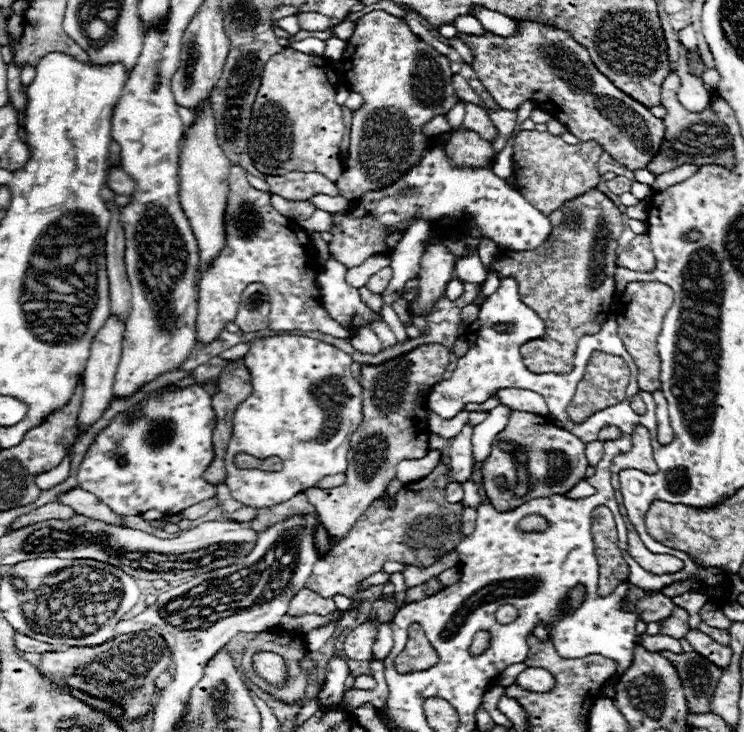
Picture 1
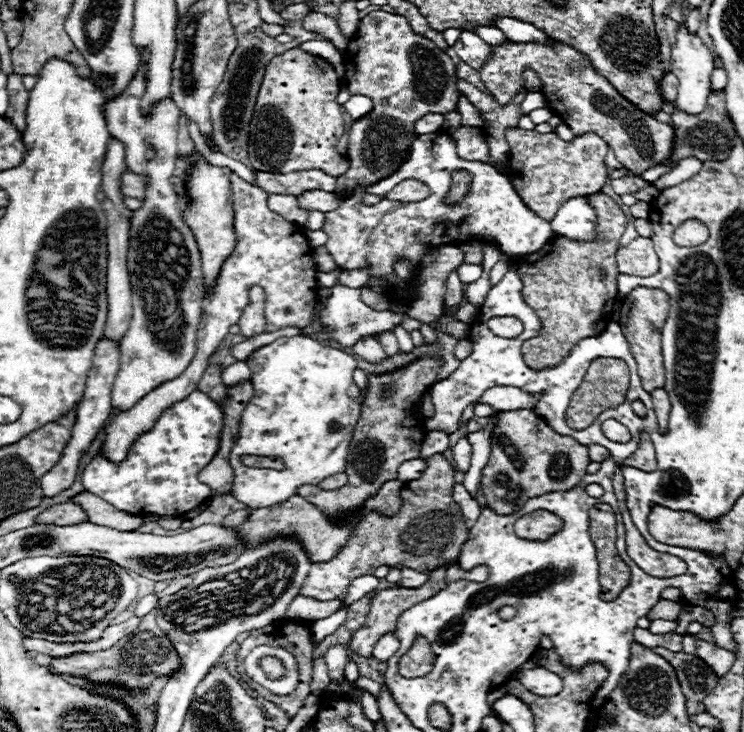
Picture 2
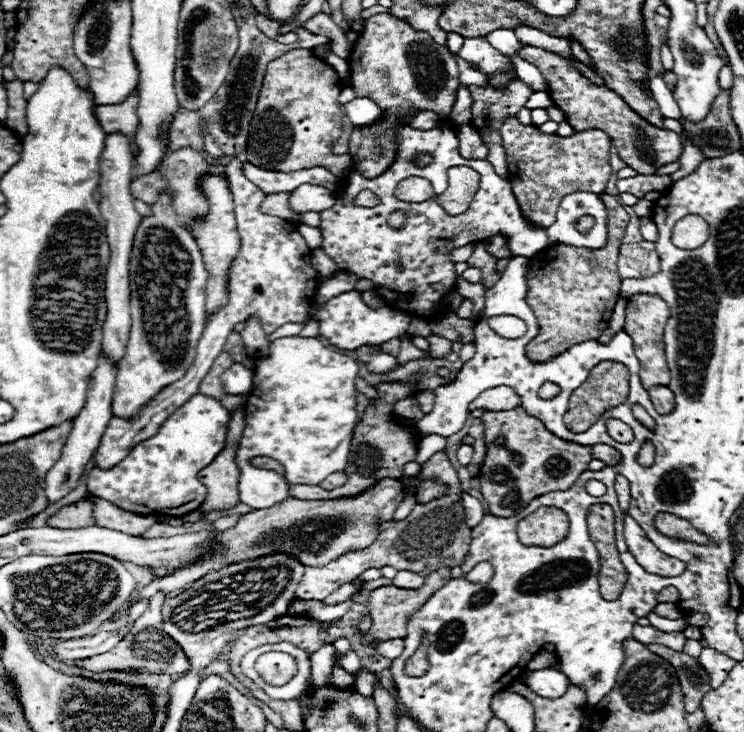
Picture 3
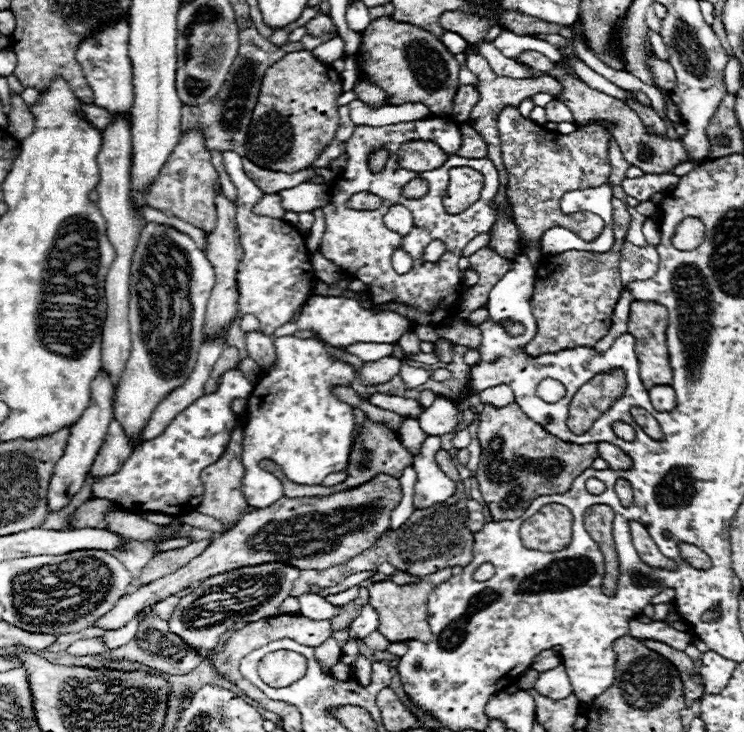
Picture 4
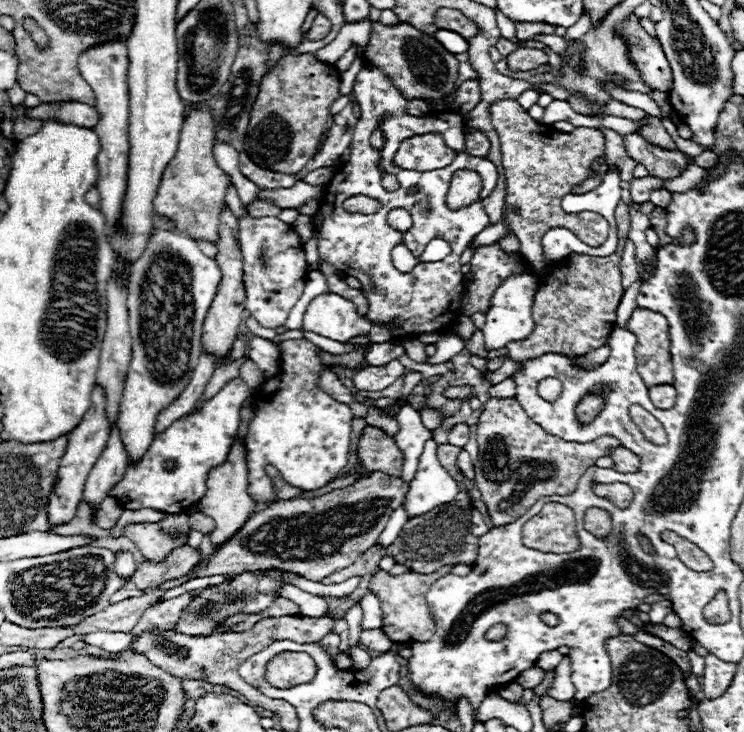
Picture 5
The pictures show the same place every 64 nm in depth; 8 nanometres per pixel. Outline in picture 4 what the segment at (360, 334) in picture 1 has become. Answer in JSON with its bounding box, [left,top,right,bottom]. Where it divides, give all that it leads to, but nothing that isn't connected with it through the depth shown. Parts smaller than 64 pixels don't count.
[360,356,402,386]

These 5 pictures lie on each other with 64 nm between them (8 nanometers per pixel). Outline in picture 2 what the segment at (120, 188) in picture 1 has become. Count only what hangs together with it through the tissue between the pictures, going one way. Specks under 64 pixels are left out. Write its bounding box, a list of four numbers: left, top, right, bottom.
[122,172,146,200]

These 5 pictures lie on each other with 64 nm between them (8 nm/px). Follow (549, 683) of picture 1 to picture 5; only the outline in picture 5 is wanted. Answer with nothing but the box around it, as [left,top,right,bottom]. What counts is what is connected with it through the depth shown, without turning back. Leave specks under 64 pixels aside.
[548,656,576,700]

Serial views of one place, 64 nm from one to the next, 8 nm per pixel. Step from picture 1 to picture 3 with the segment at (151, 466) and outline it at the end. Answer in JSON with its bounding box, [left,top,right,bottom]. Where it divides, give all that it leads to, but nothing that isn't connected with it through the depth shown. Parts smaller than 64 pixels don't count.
[86,394,230,514]

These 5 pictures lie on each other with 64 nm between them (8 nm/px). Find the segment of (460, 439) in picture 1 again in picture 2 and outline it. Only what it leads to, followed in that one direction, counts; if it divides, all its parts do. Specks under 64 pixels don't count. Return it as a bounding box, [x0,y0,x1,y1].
[452,436,472,472]

